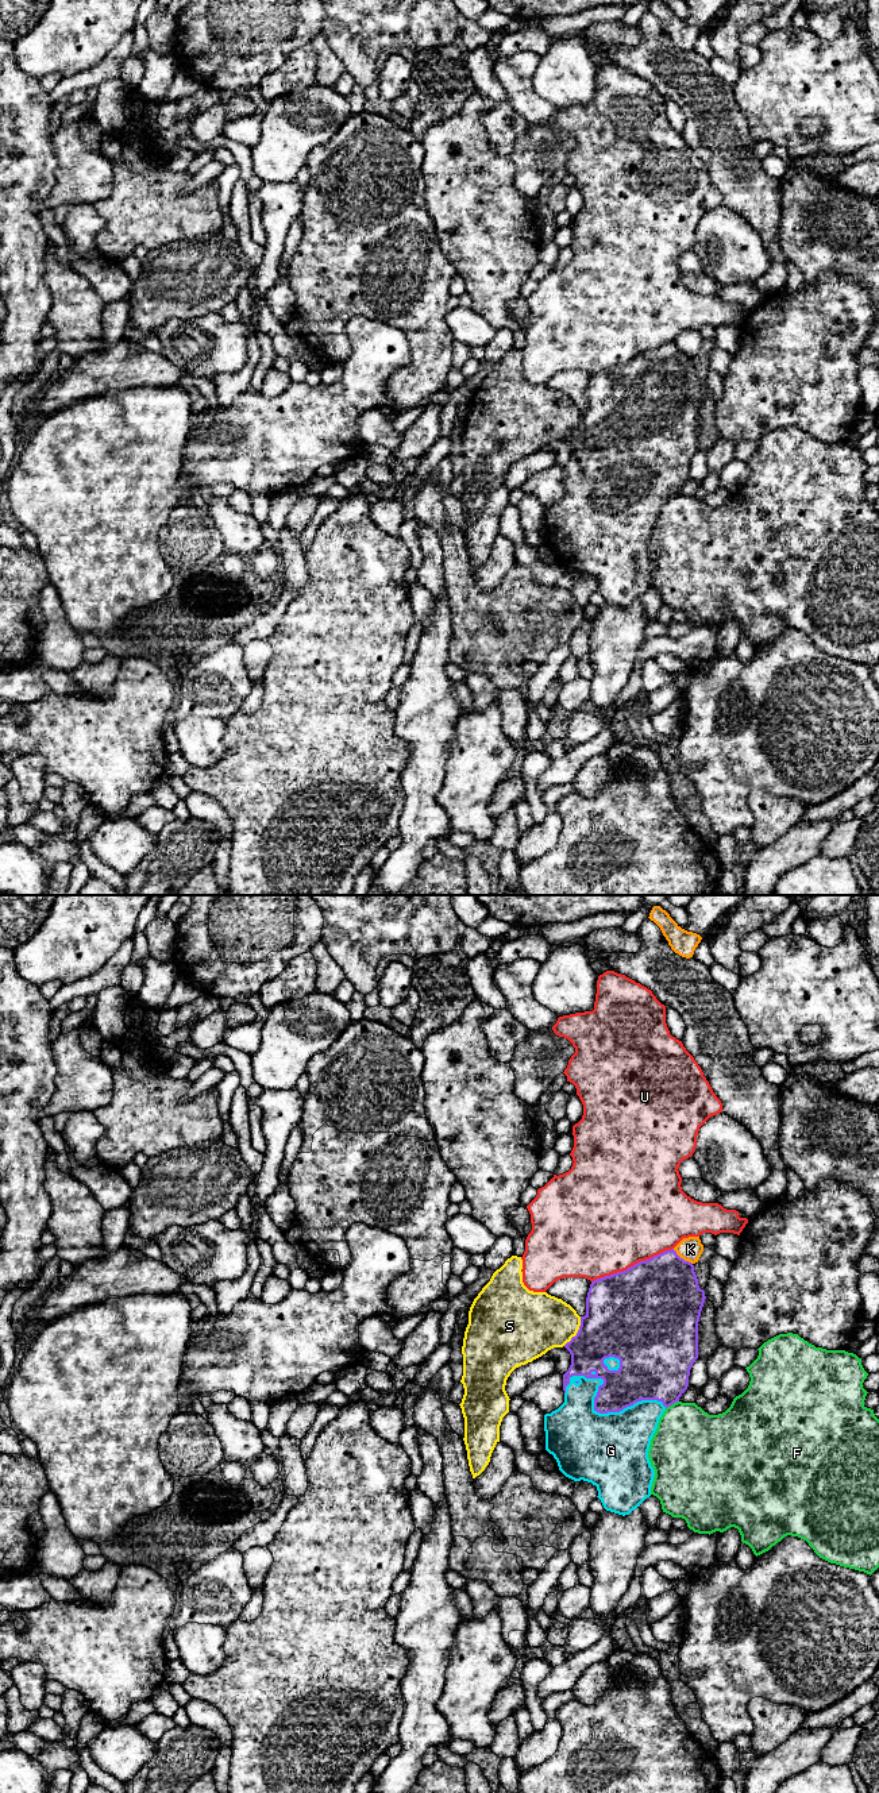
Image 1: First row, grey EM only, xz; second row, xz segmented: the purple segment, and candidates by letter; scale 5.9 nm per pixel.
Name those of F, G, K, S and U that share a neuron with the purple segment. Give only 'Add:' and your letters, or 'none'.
Add: G

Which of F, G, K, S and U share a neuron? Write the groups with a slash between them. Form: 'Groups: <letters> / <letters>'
Groups: F / G / K / S / U

